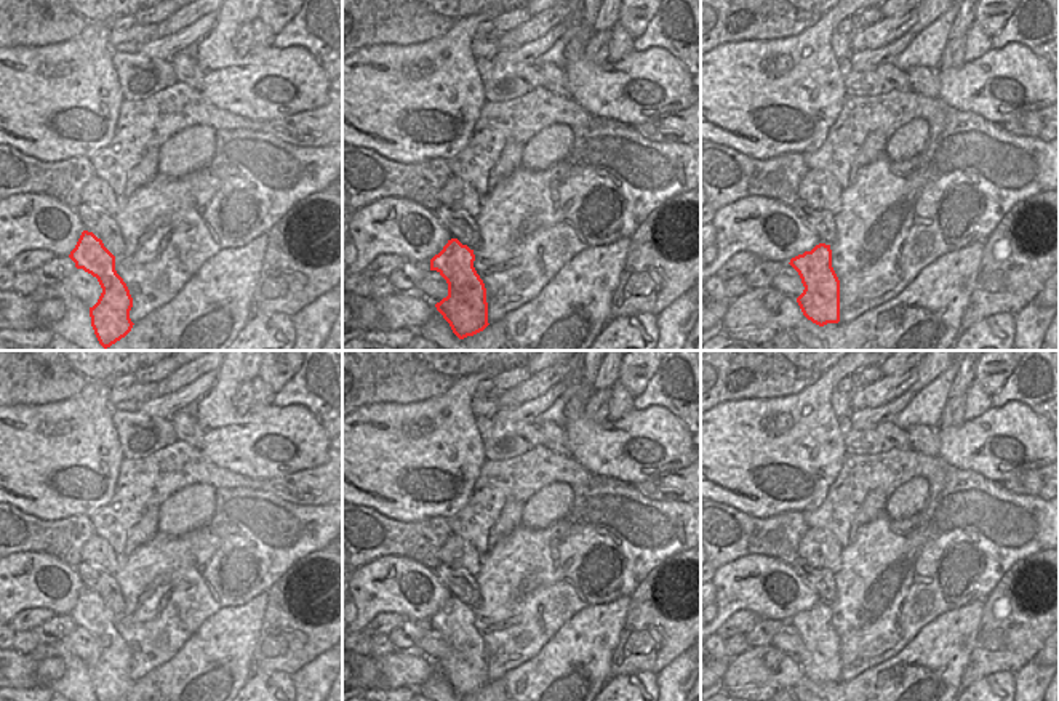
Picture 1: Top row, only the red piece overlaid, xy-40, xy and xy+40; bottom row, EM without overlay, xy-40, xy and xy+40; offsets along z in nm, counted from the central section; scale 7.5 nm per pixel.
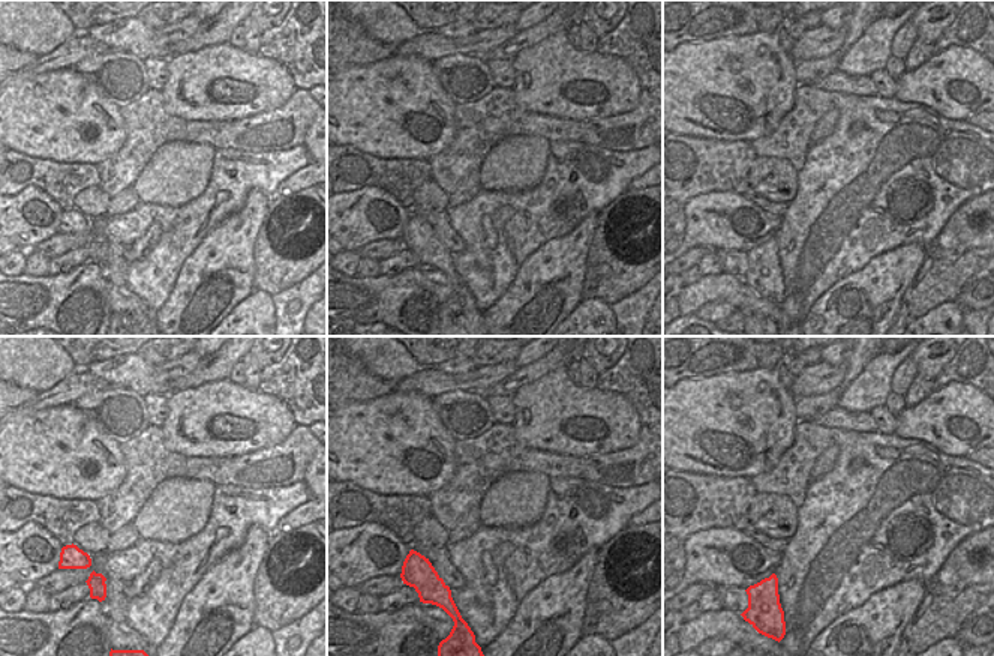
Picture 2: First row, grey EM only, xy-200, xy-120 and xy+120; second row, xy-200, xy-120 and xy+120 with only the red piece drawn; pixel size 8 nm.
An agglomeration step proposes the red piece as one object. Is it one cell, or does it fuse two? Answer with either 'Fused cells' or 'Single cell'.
Fused cells.

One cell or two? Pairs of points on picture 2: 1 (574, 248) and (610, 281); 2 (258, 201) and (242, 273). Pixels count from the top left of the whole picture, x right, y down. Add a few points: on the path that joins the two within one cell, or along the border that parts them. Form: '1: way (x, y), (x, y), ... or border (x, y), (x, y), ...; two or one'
1: border (597, 225), (588, 252), (586, 276), (580, 294); two
2: way (248, 219), (243, 225), (243, 255); one

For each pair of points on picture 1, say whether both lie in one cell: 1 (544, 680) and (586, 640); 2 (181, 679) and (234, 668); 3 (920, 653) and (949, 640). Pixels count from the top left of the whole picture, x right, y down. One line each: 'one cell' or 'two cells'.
1: one cell
2: one cell
3: one cell

